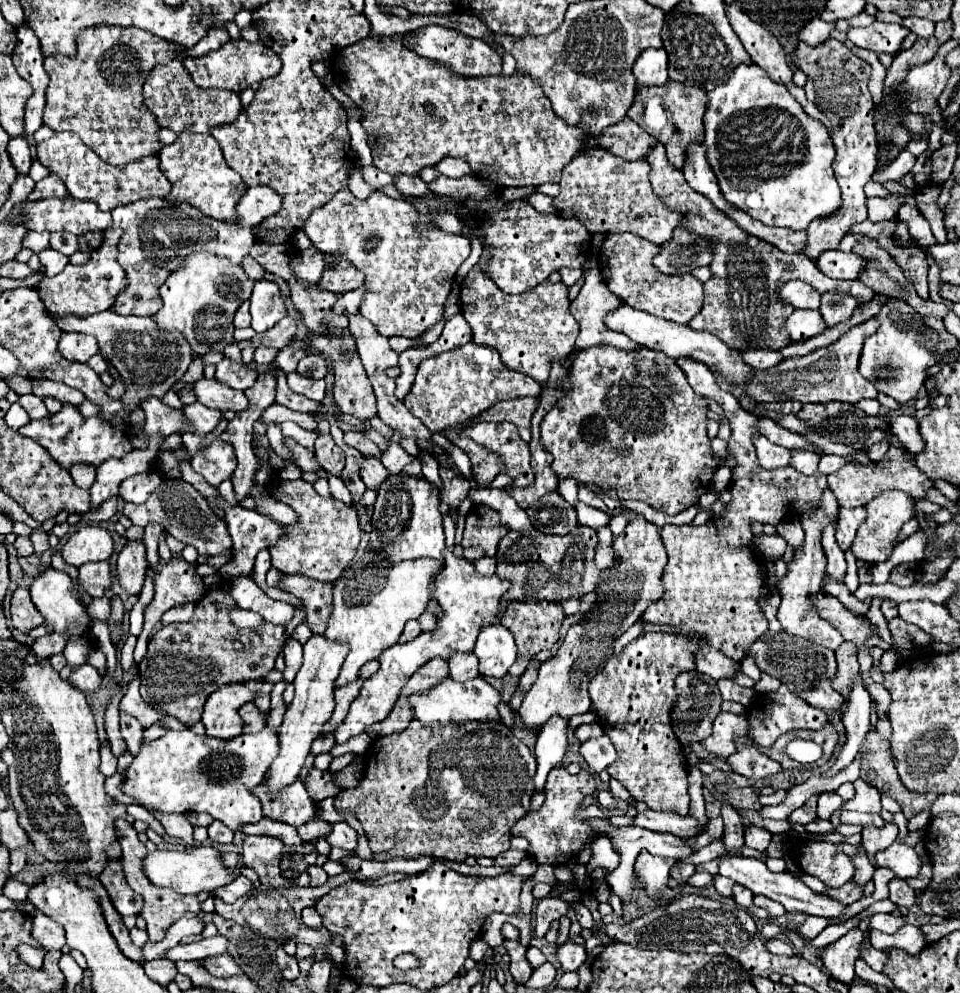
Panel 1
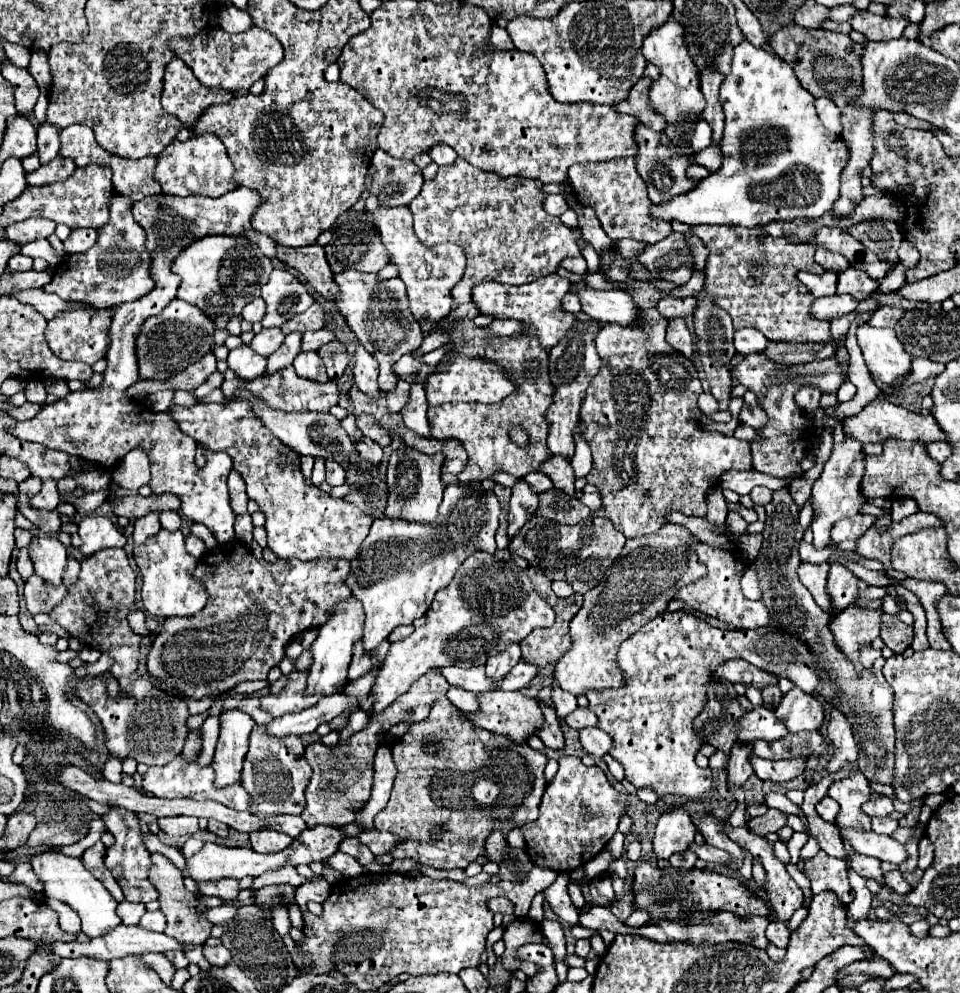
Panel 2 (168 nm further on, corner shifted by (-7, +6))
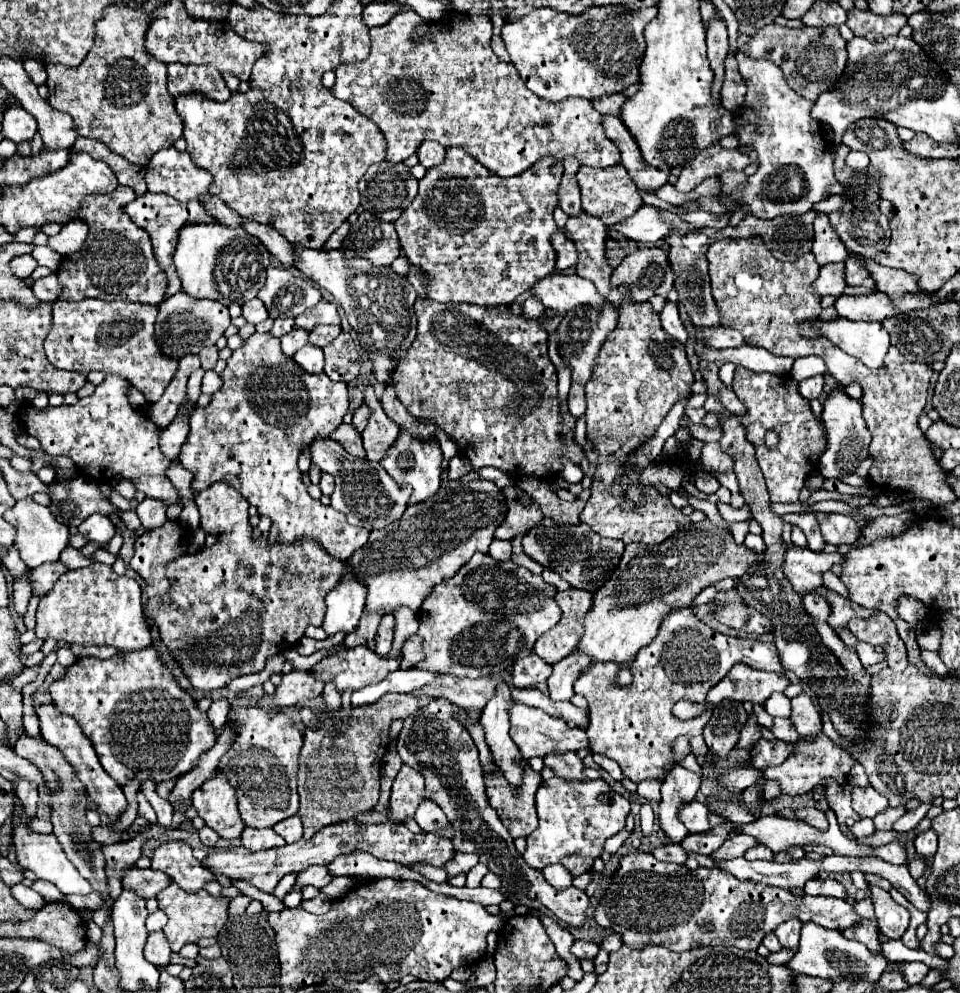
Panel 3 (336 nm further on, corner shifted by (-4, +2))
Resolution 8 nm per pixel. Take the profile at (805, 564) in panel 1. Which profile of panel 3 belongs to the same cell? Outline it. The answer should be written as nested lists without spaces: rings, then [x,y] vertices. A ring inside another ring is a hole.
[[[839,385],[833,389],[823,405],[823,425],[827,433],[827,451],[821,455],[819,469],[825,479],[841,479],[849,471],[855,471],[857,465],[867,457],[867,449],[871,443],[871,433],[865,425],[865,419],[861,415],[861,403],[851,399],[845,393],[845,385]]]

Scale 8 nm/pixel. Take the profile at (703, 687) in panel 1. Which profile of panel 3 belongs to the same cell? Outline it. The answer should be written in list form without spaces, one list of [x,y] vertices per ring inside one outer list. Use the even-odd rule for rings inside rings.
[[[723,701],[721,705],[717,705],[703,729],[703,739],[709,751],[715,757],[727,757],[727,753],[737,745],[745,723],[747,711],[743,709],[743,703]]]

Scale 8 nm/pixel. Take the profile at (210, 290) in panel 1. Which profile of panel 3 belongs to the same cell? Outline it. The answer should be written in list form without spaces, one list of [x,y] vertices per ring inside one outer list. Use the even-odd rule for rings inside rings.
[[[215,221],[183,225],[173,261],[185,293],[229,305],[231,301],[243,303],[257,297],[257,291],[265,283],[265,271],[271,263],[269,257],[269,251],[257,237],[245,233],[241,227],[231,229]]]

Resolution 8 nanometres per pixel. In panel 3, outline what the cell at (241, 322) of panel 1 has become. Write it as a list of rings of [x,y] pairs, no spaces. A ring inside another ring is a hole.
[[[255,297],[255,299],[251,299],[251,301],[247,301],[247,303],[243,305],[243,317],[245,317],[249,323],[257,325],[257,323],[265,321],[269,315],[267,315],[265,305]]]

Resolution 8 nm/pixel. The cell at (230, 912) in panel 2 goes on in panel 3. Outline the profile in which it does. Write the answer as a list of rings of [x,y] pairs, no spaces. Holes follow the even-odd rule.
[[[239,895],[239,897],[231,899],[231,905],[229,905],[229,915],[243,915],[249,903],[251,903],[251,897],[247,897],[247,895]]]

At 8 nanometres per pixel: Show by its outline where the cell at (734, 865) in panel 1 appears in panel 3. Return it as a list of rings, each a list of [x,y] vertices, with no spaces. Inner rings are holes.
[[[693,799],[691,803],[685,803],[679,809],[679,819],[689,829],[689,833],[705,833],[711,829],[709,809],[703,803],[699,803],[697,799]]]

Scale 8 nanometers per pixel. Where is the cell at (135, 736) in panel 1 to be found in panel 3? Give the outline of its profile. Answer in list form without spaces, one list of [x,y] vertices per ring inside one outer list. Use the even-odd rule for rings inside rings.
[[[105,563],[67,571],[57,579],[55,587],[39,601],[35,635],[39,639],[57,639],[79,645],[113,645],[119,647],[123,655],[151,645],[139,583],[127,575],[115,575]]]

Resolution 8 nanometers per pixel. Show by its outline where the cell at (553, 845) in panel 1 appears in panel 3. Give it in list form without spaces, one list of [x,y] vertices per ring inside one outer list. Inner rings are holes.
[[[559,777],[541,781],[537,789],[539,827],[527,837],[527,851],[523,853],[523,859],[533,869],[561,863],[569,869],[571,875],[589,873],[593,861],[601,855],[605,839],[613,837],[625,827],[631,803],[623,795],[613,791],[603,779],[573,781],[573,789],[581,789],[581,793],[585,793],[585,797],[593,801],[593,805],[569,805],[569,781],[561,781]],[[585,785],[589,785],[589,793],[585,793]],[[597,801],[601,801],[601,805],[597,805]]]

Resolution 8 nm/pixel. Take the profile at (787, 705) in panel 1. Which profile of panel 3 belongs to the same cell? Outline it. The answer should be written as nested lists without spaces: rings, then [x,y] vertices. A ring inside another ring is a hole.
[[[803,693],[799,697],[795,697],[791,701],[793,705],[793,713],[791,713],[791,721],[795,725],[795,729],[799,731],[801,737],[817,737],[821,733],[821,715],[817,711],[817,707],[813,705],[813,701]]]

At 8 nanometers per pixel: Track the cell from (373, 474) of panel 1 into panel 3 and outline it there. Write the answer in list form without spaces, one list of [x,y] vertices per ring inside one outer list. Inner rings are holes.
[[[343,423],[339,425],[331,437],[341,443],[341,447],[345,447],[347,453],[351,453],[353,457],[365,457],[365,449],[363,449],[363,443],[361,443],[361,435],[357,433],[357,429],[349,423]]]

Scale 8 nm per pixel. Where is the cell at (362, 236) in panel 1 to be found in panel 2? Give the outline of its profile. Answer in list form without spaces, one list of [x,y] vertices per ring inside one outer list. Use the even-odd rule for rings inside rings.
[[[378,205],[374,211],[362,209],[362,211],[346,211],[342,213],[334,227],[340,227],[348,221],[366,221],[376,227],[380,233],[380,239],[388,251],[390,263],[398,267],[398,277],[408,285],[408,303],[414,319],[422,325],[424,321],[438,323],[442,321],[454,307],[452,299],[452,287],[460,281],[466,269],[466,253],[460,245],[454,243],[440,243],[434,247],[426,247],[420,243],[412,229],[412,213],[408,205],[398,205],[398,207],[386,207]]]

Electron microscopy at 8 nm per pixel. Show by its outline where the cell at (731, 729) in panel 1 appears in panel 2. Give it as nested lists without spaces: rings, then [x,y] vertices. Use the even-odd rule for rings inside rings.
[[[756,705],[752,711],[746,711],[740,717],[736,741],[742,745],[750,745],[758,739],[776,741],[786,733],[788,729],[784,729],[784,723],[780,723],[770,709],[766,709],[764,705]]]

